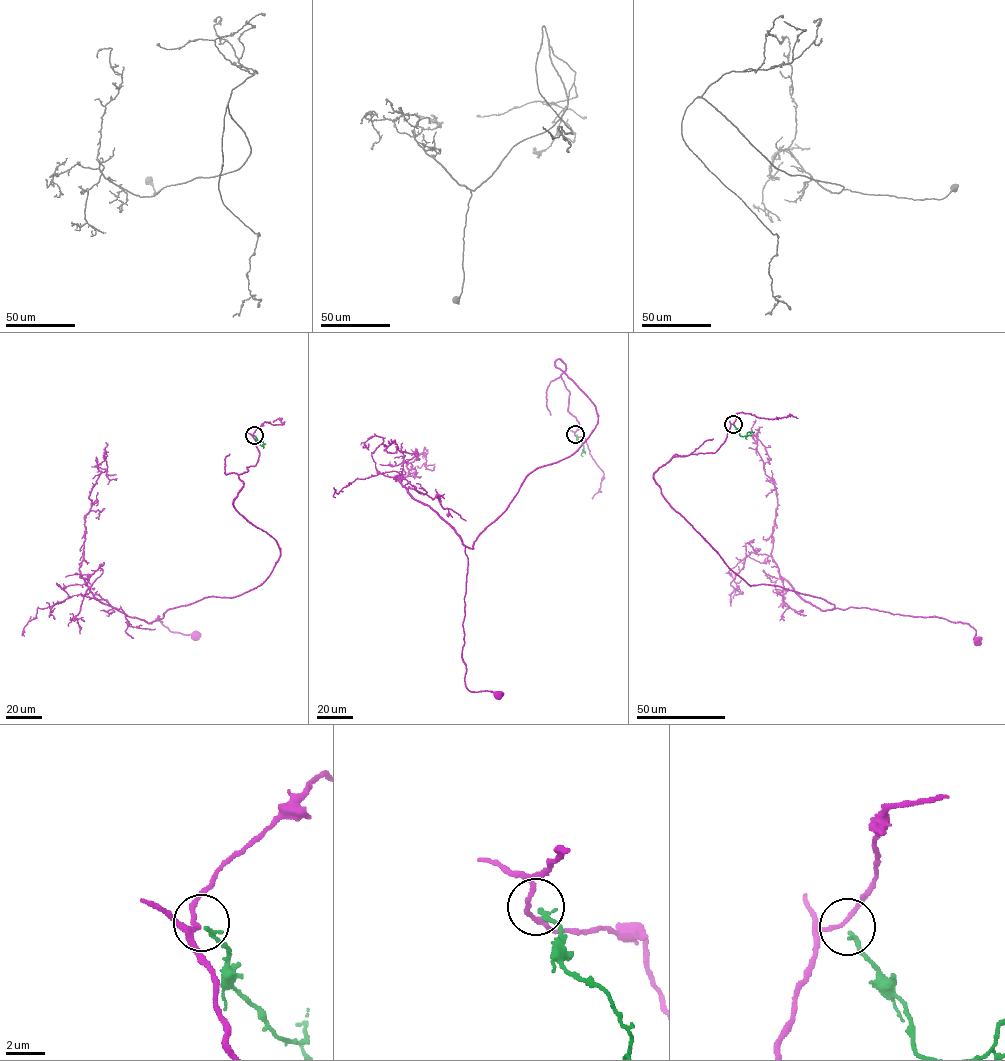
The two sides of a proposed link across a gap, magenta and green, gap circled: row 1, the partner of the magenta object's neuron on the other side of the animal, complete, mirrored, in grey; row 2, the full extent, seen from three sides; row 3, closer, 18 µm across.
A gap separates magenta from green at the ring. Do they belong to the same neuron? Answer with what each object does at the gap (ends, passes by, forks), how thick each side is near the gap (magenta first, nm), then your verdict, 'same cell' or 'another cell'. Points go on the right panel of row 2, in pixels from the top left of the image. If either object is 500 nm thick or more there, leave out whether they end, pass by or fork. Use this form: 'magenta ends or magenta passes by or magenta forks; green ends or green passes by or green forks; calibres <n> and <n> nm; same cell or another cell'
magenta passes by; green ends; calibres 220 and 240 nm; another cell

